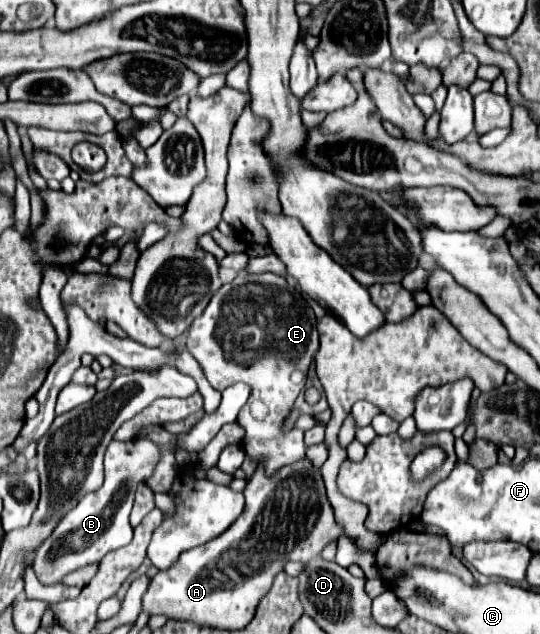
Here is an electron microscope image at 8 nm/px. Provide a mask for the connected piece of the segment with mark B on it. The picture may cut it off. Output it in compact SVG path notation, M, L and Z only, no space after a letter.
M137 438L129 442L111 442L105 454L105 482L97 492L87 494L71 514L59 522L59 528L53 530L51 538L39 546L33 560L33 570L41 584L59 584L65 574L101 562L101 558L117 548L123 548L133 538L133 528L129 524L129 512L133 506L135 490L141 482L147 482L153 476L157 462L161 460L161 448L147 440Z

